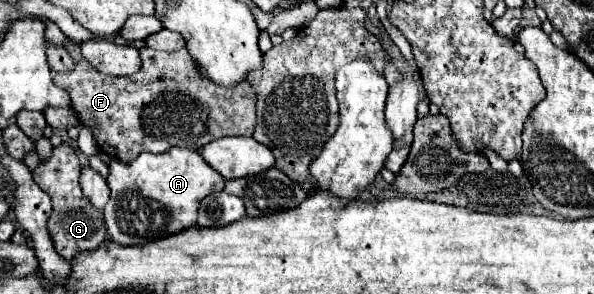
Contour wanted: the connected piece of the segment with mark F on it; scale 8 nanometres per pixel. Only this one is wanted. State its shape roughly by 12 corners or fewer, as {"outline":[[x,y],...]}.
{"outline":[[140,48],[132,76],[54,74],[122,162],[252,136],[254,90],[186,48]]}

